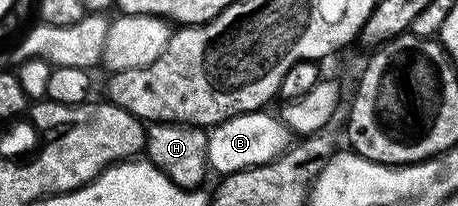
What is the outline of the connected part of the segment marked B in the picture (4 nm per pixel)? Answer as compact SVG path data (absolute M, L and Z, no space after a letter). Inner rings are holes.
M259 110L257 112L249 112L248 114L242 114L242 115L236 115L234 118L226 119L224 122L214 125L211 130L207 133L207 136L209 138L208 140L208 166L214 171L214 169L218 172L217 175L223 176L223 175L230 175L232 173L236 173L240 171L241 169L251 168L252 166L256 165L264 165L268 162L275 160L276 157L282 156L283 153L287 151L287 149L292 145L294 142L294 133L291 131L289 127L283 121L281 120L281 117L278 117L277 115L270 115L268 114L269 111L266 110Z

